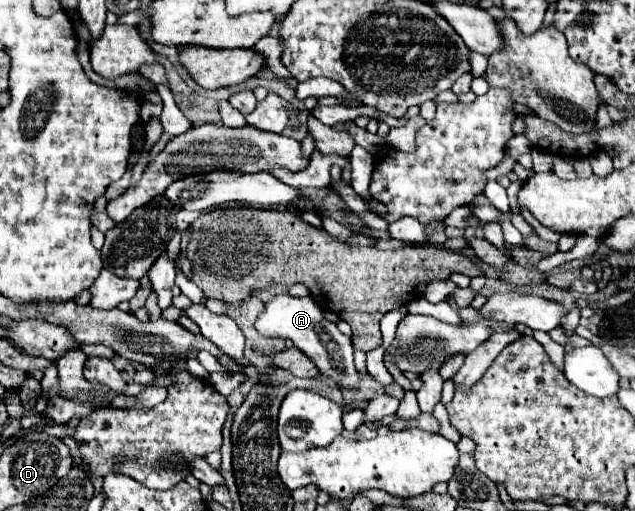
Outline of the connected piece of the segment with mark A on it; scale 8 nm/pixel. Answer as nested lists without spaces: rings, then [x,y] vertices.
[[[278,295],[276,299],[266,303],[264,313],[256,321],[256,329],[268,337],[290,339],[306,357],[312,359],[318,371],[326,377],[332,377],[338,383],[338,387],[360,389],[360,375],[354,367],[354,351],[350,337],[342,335],[334,323],[324,321],[322,309],[312,297],[298,299],[292,295]]]

